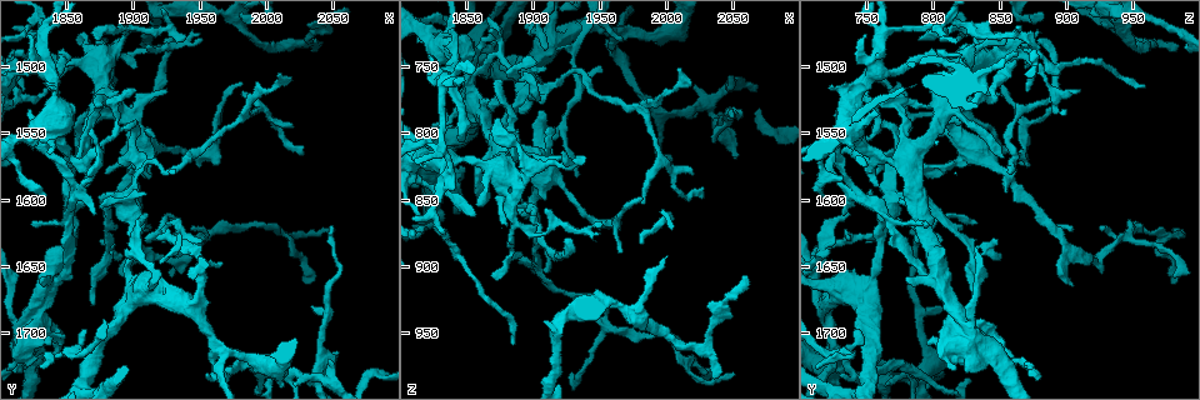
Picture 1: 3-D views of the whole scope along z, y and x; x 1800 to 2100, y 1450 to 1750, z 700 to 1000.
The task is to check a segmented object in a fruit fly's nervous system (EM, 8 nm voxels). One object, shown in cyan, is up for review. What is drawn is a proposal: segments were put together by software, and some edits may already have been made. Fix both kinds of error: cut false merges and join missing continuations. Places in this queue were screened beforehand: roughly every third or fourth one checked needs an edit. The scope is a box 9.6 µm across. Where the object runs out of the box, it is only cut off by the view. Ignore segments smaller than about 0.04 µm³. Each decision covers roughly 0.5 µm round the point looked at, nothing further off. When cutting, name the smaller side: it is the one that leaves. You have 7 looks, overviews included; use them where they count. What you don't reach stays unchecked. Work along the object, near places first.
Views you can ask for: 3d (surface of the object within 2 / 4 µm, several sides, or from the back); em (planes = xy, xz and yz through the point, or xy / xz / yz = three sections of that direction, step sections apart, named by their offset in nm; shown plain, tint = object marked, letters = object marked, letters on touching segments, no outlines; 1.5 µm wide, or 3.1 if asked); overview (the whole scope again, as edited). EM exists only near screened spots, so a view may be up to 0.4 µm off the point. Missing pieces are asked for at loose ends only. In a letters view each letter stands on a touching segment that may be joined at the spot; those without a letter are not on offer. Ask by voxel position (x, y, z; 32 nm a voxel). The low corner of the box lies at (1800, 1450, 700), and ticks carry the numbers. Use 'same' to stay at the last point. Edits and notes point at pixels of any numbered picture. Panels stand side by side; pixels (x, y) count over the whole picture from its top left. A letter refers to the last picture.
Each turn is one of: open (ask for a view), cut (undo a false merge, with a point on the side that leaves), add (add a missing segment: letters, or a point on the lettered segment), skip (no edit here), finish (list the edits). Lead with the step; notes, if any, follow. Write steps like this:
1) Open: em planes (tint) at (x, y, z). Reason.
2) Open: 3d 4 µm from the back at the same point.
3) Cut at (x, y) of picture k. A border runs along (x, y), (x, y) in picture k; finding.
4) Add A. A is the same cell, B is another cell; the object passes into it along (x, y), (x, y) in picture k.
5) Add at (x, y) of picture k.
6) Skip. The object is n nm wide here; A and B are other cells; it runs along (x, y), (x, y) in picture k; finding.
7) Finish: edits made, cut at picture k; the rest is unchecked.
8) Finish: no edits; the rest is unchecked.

Open: em planes (tint) at (1962, 1730, 740). Abrupt turn.

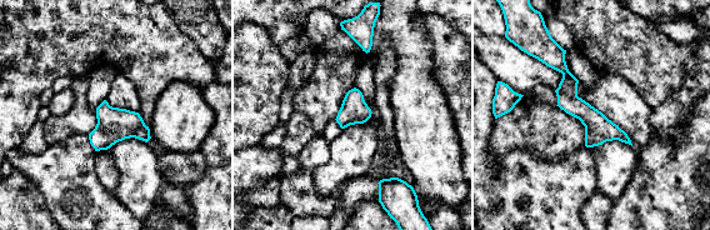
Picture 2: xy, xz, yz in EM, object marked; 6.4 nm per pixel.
Open: em planes (letters) at the same point.

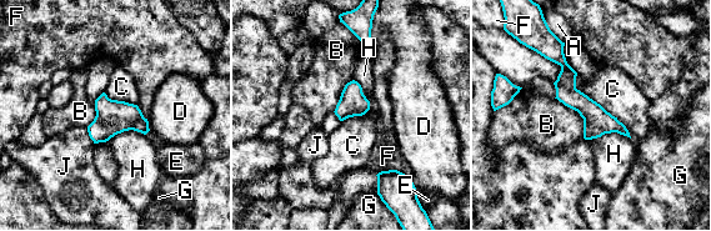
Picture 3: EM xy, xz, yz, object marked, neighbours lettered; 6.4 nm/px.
Skip. The object is 180 nm wide here; A, B, C, D, E, F, G, H and J are other cells; it runs along (552, 48), (566, 88), (624, 131) in picture 3; continuous, no second cell.

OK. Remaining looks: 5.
Open: em planes (letters) at (2030, 1662, 982).

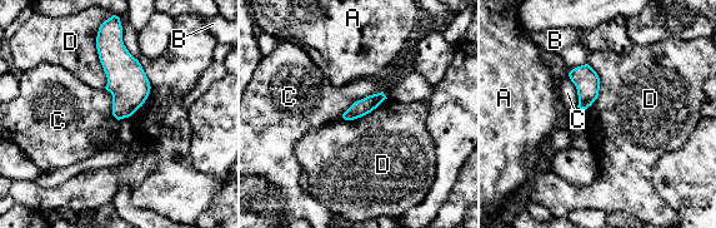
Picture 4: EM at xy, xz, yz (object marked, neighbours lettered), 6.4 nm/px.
Skip. A, B, C and D are other cells; a border runs along (98, 29), (96, 53), (105, 87) in picture 4; no lettered segment goes on from it.

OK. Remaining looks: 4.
Open: 3d 2 µm at (1948, 1476, 874). An open end.

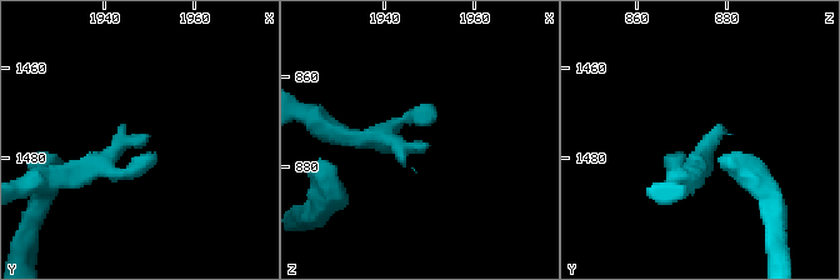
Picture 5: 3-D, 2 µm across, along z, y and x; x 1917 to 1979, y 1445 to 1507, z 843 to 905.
Open: em xy step 4 (tint) at (1950, 1475, 875). Need the tissue.

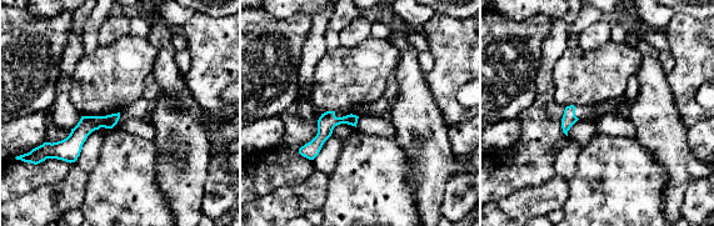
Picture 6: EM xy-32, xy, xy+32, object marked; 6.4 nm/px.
Open: em planes (letters) at the same point.

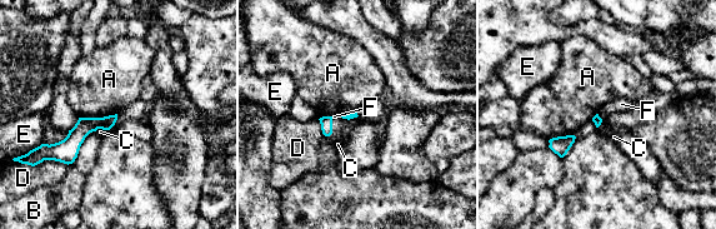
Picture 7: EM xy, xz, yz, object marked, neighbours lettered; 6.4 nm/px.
Add F. F is the same cell, A, B, C, D and E are other cells; the object passes into it along (326, 122), (331, 125), (341, 128) in picture 7; the cell continues.

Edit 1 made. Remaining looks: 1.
Finish: edits made, add at picture 7; the rest is unchecked.

